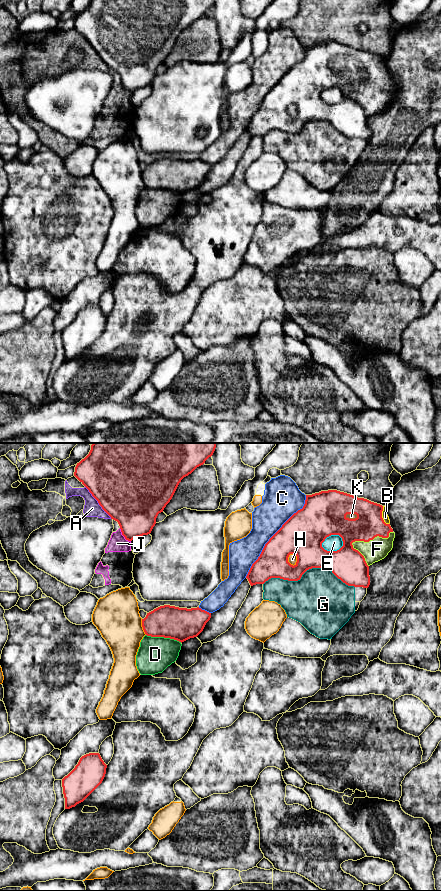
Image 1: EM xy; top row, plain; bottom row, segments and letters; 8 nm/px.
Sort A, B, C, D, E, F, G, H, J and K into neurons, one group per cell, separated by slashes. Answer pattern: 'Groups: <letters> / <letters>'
Groups: A J / B F K / C / D / E / G / H

